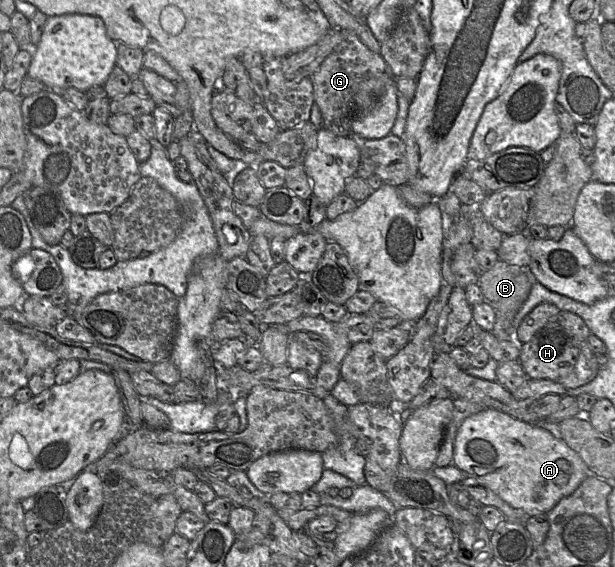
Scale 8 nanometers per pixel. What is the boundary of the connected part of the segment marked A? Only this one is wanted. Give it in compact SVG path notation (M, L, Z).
M486 408L463 421L456 434L452 465L527 516L547 514L591 475L579 454L562 438L493 408Z

